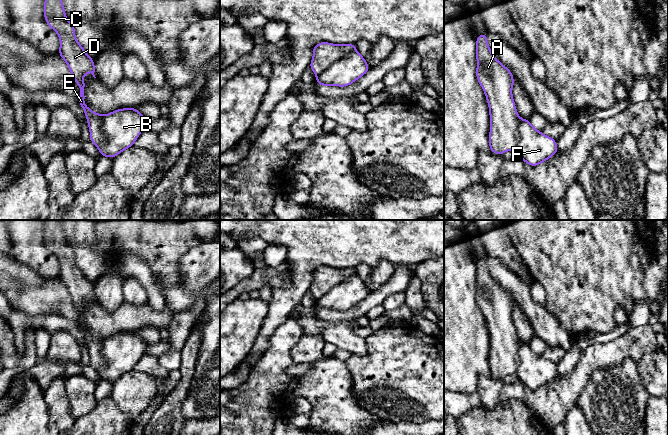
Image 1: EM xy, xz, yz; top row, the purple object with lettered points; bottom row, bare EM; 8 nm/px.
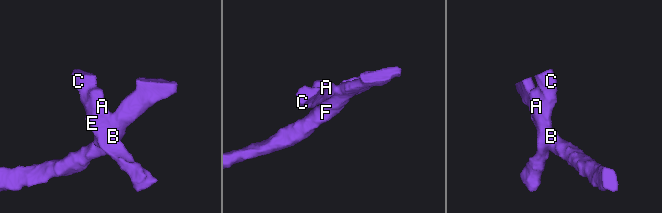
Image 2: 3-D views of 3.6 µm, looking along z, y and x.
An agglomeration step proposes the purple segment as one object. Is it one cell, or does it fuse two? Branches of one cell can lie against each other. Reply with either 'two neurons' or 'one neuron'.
two neurons

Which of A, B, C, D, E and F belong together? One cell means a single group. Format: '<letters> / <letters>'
A C D E / B F

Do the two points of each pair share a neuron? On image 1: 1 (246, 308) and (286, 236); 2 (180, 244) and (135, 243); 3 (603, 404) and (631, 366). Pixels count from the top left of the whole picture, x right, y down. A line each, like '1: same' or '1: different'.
1: different
2: same
3: same

